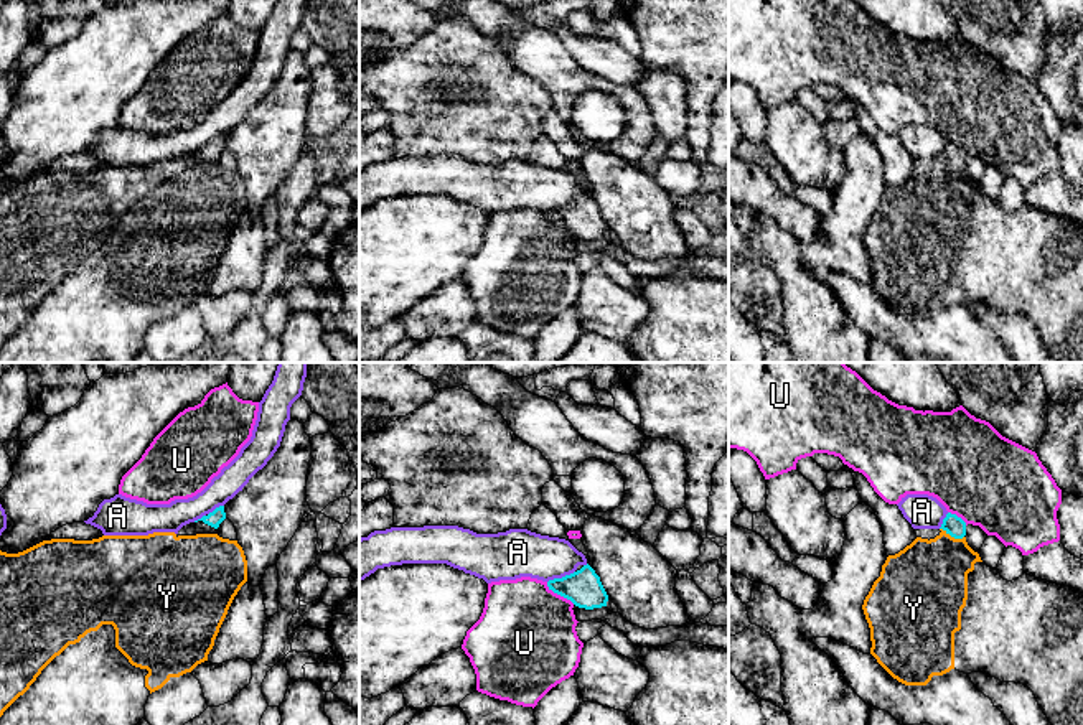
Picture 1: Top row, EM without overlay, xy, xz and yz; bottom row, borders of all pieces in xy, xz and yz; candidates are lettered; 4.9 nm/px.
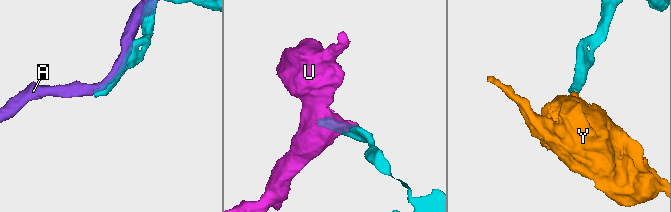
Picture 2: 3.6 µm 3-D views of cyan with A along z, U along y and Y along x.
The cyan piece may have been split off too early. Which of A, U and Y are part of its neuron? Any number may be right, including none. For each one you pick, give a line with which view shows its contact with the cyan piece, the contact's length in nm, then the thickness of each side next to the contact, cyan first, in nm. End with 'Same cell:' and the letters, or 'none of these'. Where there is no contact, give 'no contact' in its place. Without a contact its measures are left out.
Y: contact in yz; length 130 nm; calibres 100 and 380 nm
Same cell: Y

